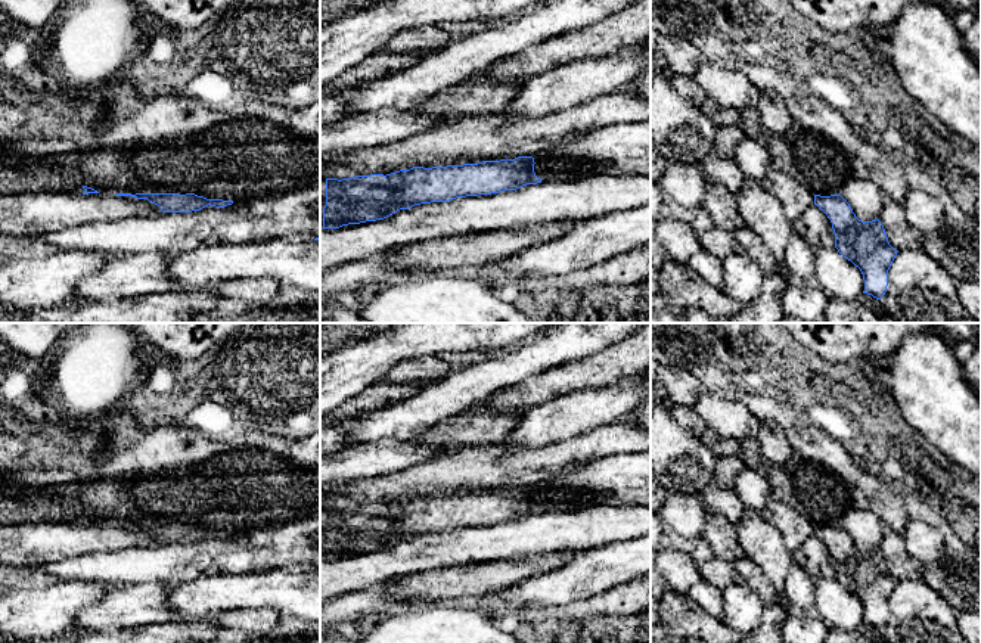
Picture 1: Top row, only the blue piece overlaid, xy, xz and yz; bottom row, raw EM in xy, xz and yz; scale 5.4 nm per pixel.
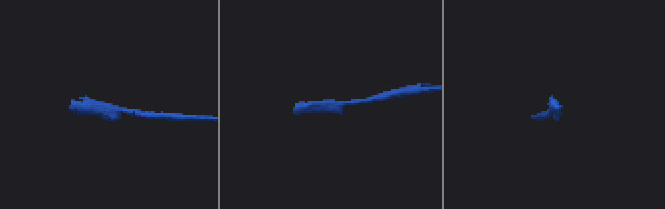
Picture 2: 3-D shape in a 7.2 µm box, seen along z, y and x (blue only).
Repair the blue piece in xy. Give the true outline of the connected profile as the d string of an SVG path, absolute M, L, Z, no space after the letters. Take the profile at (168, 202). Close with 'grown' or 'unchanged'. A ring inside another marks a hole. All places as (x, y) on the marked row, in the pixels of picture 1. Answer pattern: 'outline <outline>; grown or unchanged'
outline M115 193L118 196L133 196L137 199L148 199L149 202L158 205L162 212L192 212L199 211L208 205L215 208L224 208L232 205L233 201L223 199L207 199L195 193Z; unchanged

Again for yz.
outline M838 193L814 195L817 205L831 220L838 252L860 268L864 280L863 293L881 299L888 286L888 270L897 255L881 221L862 221L850 204Z; unchanged

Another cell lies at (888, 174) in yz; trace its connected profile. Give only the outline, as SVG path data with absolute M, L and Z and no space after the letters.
M888 156L869 168L869 178L881 189L887 199L903 204L909 192L904 162Z

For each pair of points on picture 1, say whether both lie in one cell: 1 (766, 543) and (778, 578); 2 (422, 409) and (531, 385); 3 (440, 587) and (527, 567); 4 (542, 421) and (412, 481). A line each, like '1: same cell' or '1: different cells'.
1: same cell
2: different cells
3: same cell
4: different cells

